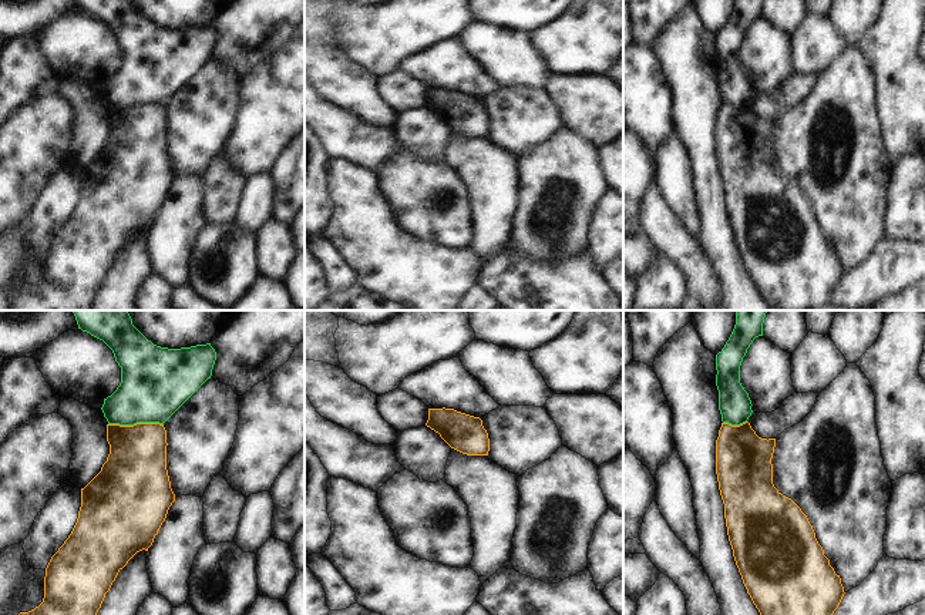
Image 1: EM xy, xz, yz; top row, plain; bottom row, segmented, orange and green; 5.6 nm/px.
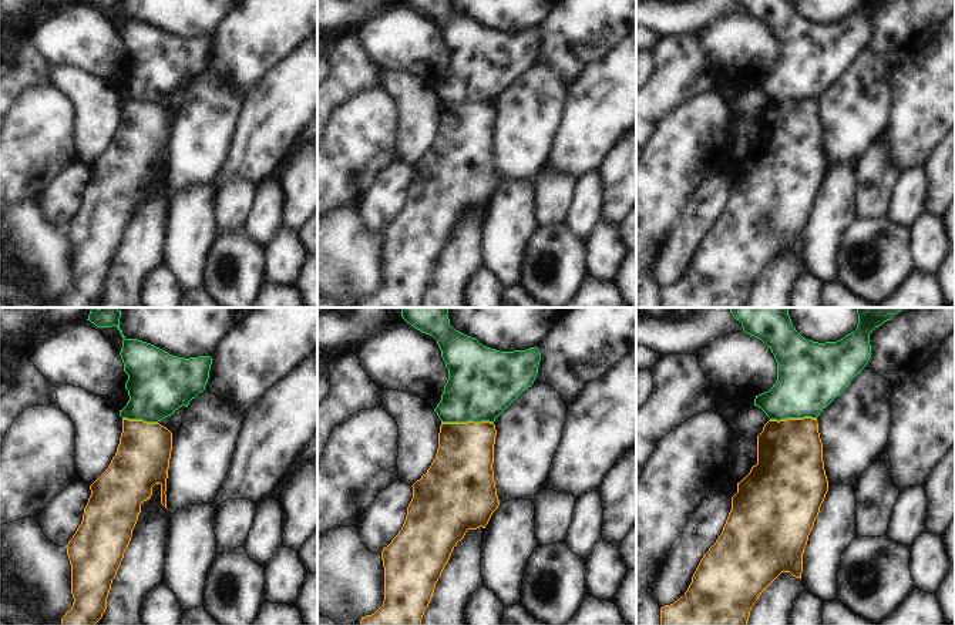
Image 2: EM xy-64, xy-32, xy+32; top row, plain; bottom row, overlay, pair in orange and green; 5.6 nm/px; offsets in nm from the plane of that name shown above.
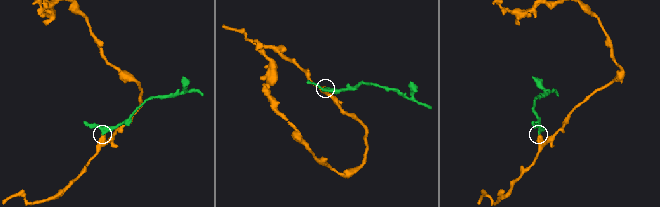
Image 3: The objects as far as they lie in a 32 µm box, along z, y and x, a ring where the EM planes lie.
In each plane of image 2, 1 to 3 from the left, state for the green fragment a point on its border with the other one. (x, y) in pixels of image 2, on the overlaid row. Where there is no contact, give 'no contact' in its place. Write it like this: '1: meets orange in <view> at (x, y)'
1: meets orange in xy-64 at (140, 420)
2: meets orange in xy-32 at (468, 422)
3: meets orange in xy+32 at (793, 419)

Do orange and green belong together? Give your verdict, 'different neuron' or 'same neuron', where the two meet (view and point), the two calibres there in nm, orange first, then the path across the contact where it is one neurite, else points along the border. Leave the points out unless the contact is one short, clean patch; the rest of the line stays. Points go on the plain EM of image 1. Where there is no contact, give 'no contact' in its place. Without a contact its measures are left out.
different neuron | xy (137, 104) | 340/380 nm | along xy (162, 104), (108, 106)

